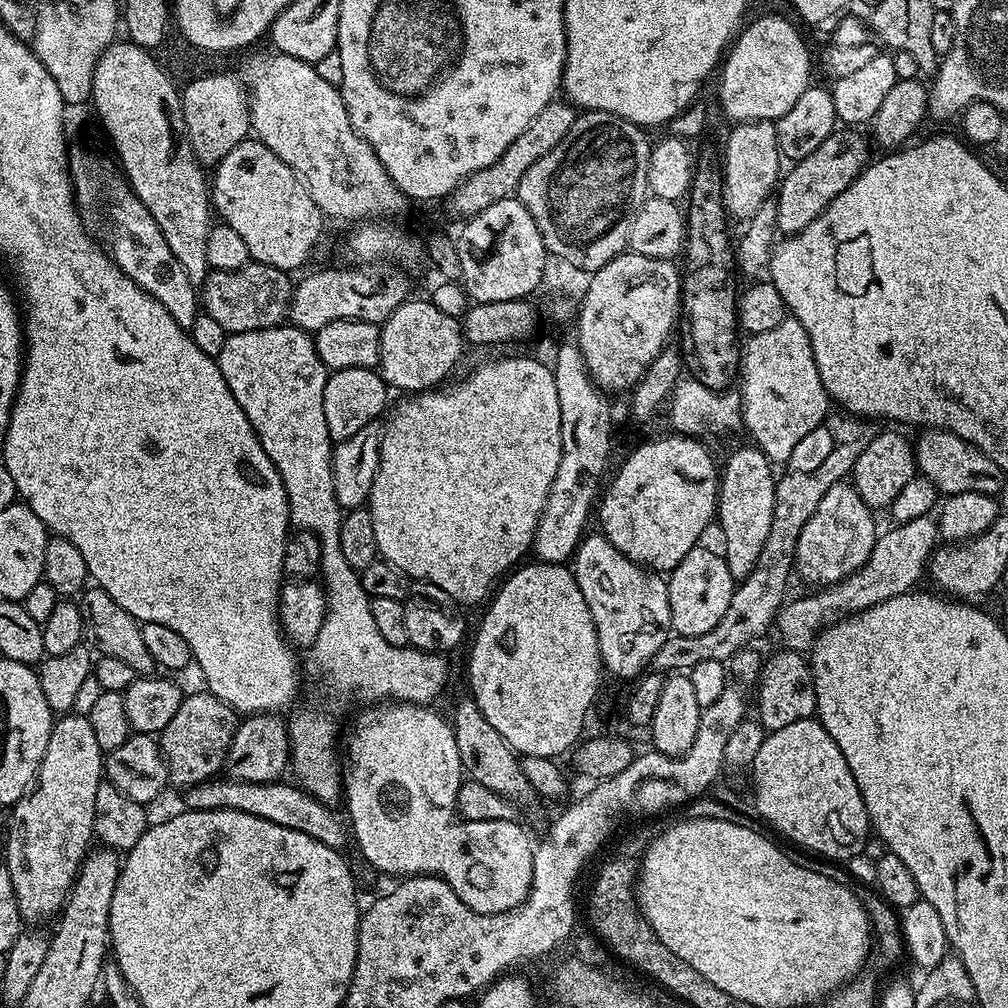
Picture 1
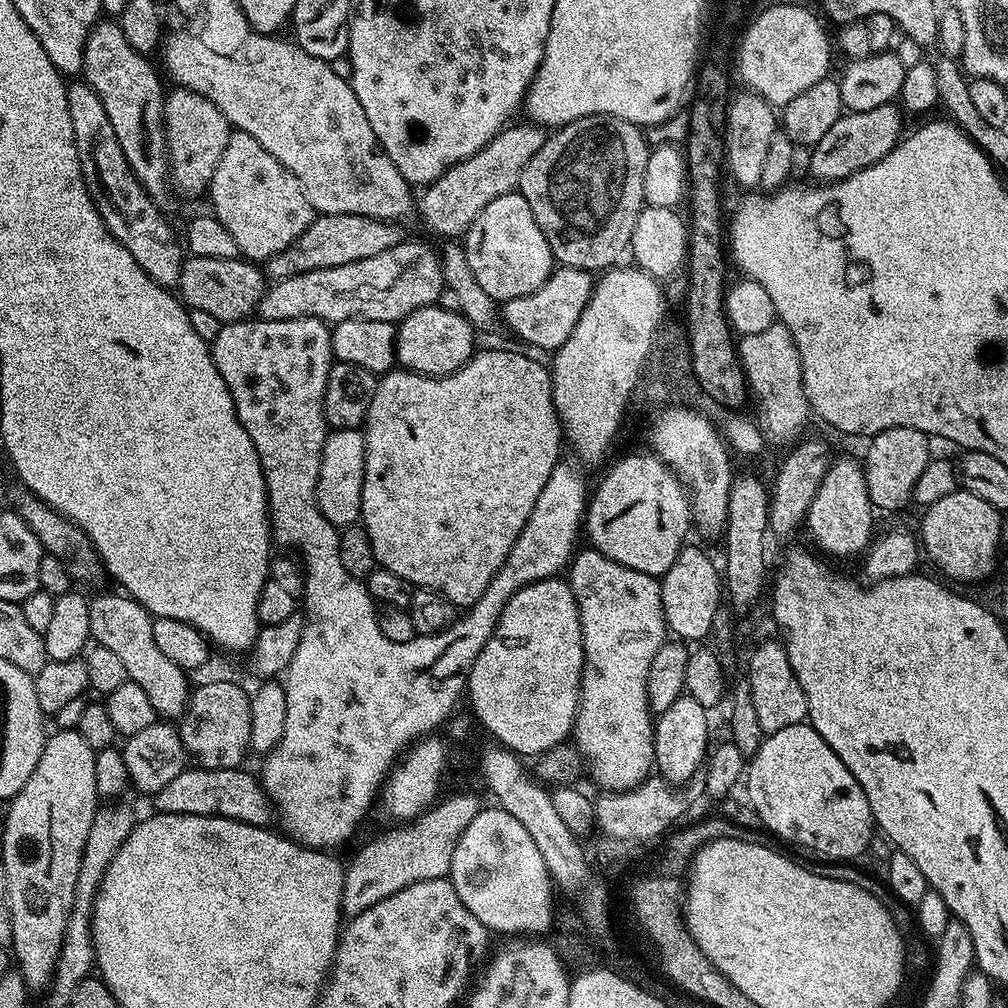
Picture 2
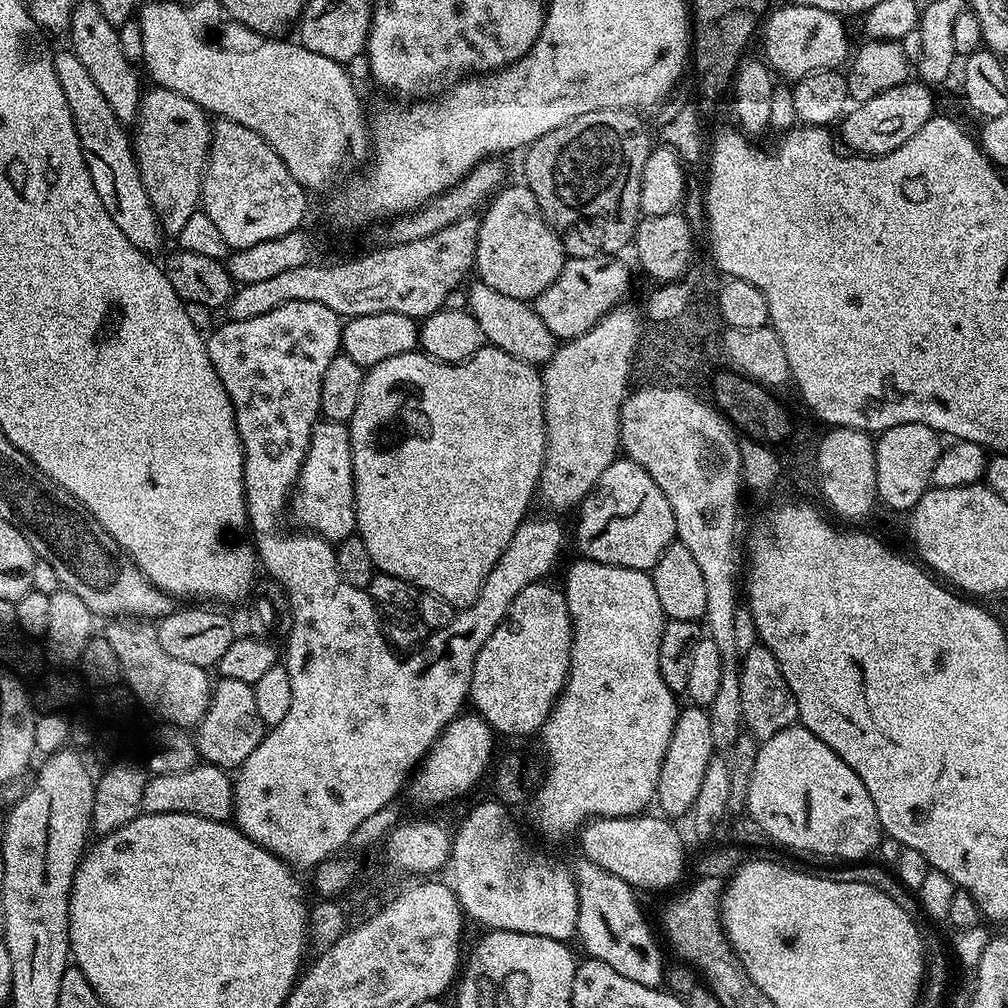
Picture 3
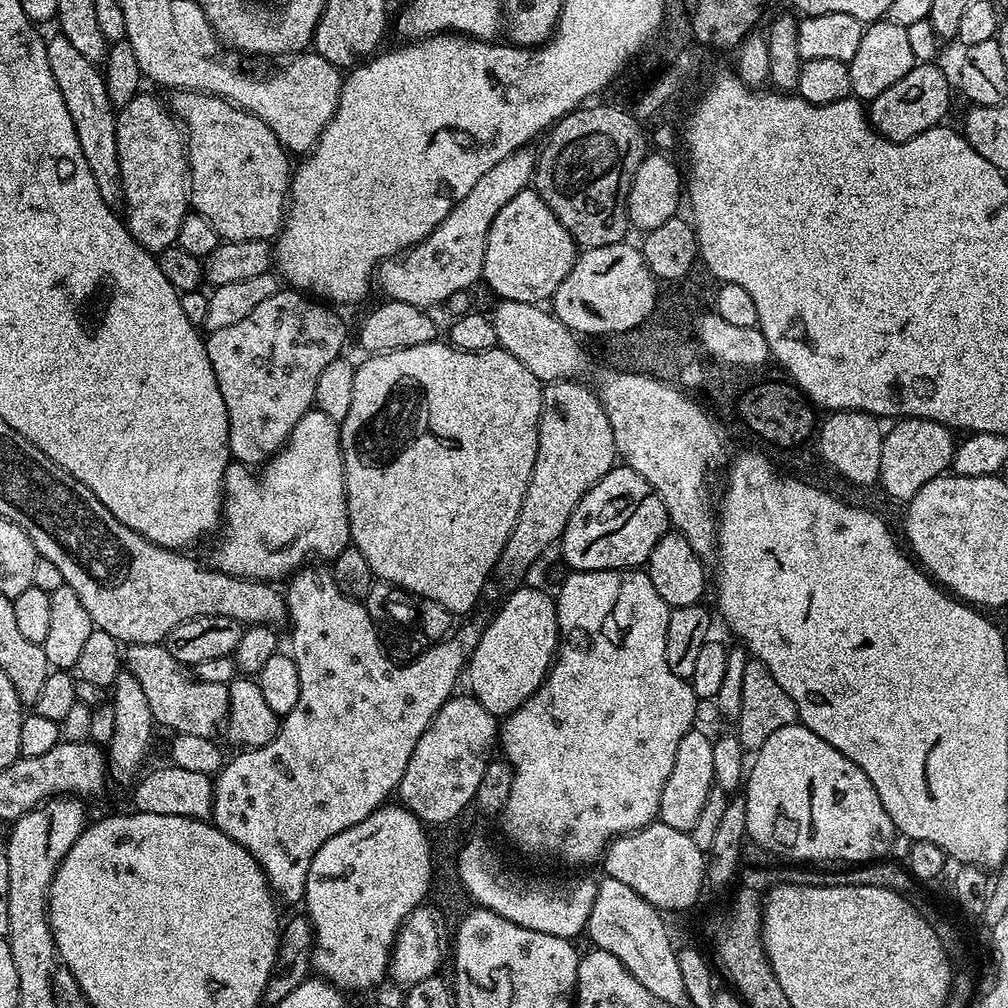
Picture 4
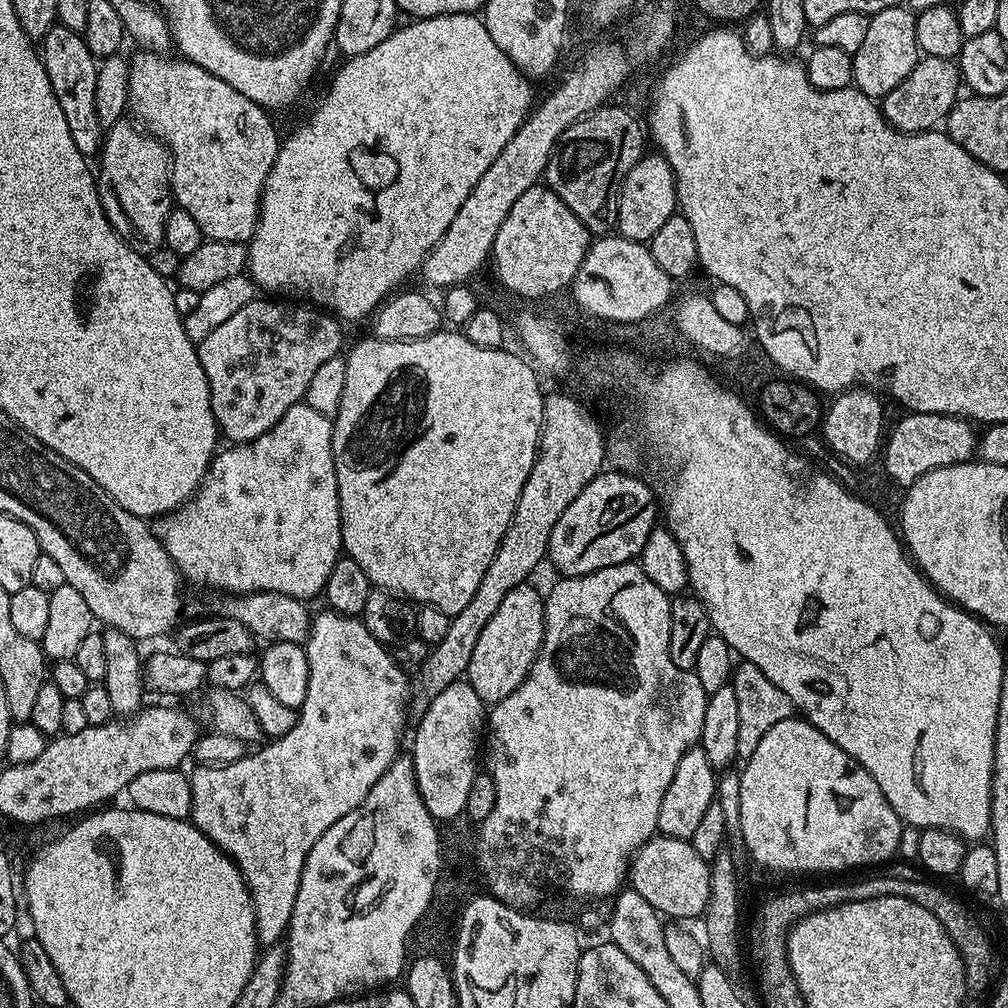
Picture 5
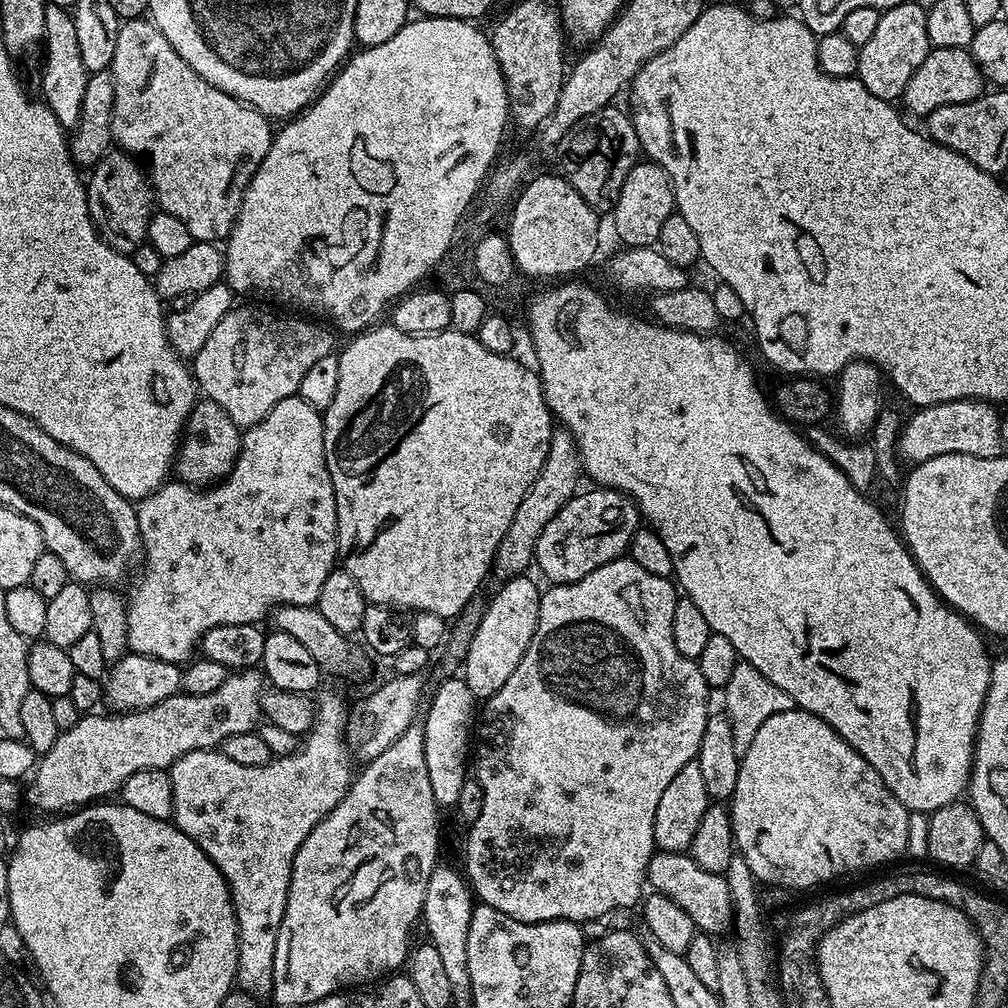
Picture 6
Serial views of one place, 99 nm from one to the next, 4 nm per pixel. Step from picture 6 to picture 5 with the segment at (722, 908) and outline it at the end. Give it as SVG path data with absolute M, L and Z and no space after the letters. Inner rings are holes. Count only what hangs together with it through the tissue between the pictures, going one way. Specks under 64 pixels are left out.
M653 836L636 851L630 861L631 891L642 894L642 898L646 898L646 902L650 902L650 906L661 917L671 918L676 922L688 922L684 920L691 916L704 916L711 894L710 878L709 861L703 860L689 841L669 836Z

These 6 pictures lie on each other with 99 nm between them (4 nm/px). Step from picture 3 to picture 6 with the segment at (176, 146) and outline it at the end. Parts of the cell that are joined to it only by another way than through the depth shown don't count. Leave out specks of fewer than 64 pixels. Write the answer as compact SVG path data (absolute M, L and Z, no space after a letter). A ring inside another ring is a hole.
M110 150L91 169L86 187L90 218L111 248L130 254L139 244L147 241L148 227L154 211L154 197L148 173L137 157L130 156L123 150Z

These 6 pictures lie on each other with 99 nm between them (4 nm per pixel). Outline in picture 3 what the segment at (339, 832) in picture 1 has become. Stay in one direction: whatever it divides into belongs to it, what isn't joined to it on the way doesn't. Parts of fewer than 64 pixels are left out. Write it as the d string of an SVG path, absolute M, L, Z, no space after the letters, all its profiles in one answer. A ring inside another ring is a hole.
M198 762L182 774L149 775L146 790L142 790L142 809L147 814L194 814L228 822L234 816L233 787L233 777L225 769Z

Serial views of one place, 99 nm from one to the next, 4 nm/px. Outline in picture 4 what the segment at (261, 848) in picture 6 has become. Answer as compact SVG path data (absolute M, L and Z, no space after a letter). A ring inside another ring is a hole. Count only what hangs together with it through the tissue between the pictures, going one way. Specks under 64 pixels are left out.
M305 566L293 572L287 581L287 584L289 583L288 588L286 587L288 617L290 625L292 624L290 654L298 666L298 680L300 682L298 706L294 710L290 710L288 716L283 717L280 732L273 740L266 742L266 746L237 751L235 753L237 756L233 760L231 757L224 767L215 773L212 785L212 815L210 817L211 823L215 824L218 830L222 830L222 834L237 840L256 859L258 866L264 872L264 877L268 879L268 887L272 889L273 893L281 901L284 899L288 904L297 905L304 899L306 874L310 874L310 862L322 846L322 842L334 838L334 834L362 822L362 818L366 818L374 809L381 807L391 797L388 796L391 792L393 795L399 789L400 780L403 778L405 770L407 770L407 764L411 760L411 755L414 754L418 740L422 738L423 732L430 726L440 707L457 691L456 679L459 676L461 679L468 660L478 646L478 638L482 638L484 633L484 624L480 622L478 624L464 624L461 628L459 625L451 636L433 643L428 651L421 654L413 664L396 664L385 652L378 625L375 620L370 618L370 614L364 609L363 603L342 594L342 590L334 582L331 571L327 567L312 567Z

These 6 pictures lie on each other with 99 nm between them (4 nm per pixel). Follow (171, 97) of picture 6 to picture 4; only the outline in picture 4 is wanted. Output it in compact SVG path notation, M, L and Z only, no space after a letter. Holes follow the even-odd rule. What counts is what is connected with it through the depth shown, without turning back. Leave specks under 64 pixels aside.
M187 90L177 91L173 96L176 97L173 98L172 104L170 100L171 111L186 133L188 194L191 211L198 213L202 218L206 218L210 222L210 226L214 226L214 230L219 234L221 241L224 242L229 240L268 240L275 237L286 215L286 193L290 188L290 164L288 168L290 156L279 138L274 134L274 130L270 130L270 126L266 126L266 122L262 122L262 118L258 118L254 113L247 112L245 108L240 108L228 100L223 100L221 96L212 96L208 92L190 92Z

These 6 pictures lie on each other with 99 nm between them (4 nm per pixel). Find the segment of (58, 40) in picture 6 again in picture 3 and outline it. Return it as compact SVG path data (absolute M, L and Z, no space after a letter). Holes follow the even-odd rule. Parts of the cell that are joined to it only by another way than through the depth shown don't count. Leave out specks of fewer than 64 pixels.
M57 51L52 61L54 74L58 74L62 94L66 94L66 102L70 106L76 123L78 142L86 158L86 170L90 170L90 182L94 182L94 190L98 190L98 198L102 198L102 206L106 206L106 214L114 218L118 230L122 230L122 234L126 234L126 238L130 238L130 242L134 242L138 250L156 254L160 243L165 243L166 237L160 231L160 223L154 214L154 206L150 206L146 186L142 186L129 129L121 124L114 110L110 110L110 102L102 98L102 90L98 90L94 78L90 78L86 66L78 62L73 52Z

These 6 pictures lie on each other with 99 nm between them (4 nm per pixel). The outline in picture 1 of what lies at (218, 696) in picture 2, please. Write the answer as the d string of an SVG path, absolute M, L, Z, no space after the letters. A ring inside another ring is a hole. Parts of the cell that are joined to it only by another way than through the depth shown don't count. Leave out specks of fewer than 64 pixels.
M189 691L182 706L178 706L174 718L158 734L160 750L168 763L168 778L173 785L180 784L181 789L200 784L203 780L213 779L216 771L224 768L224 759L228 757L230 742L236 733L238 713L226 702L222 702L213 692Z

